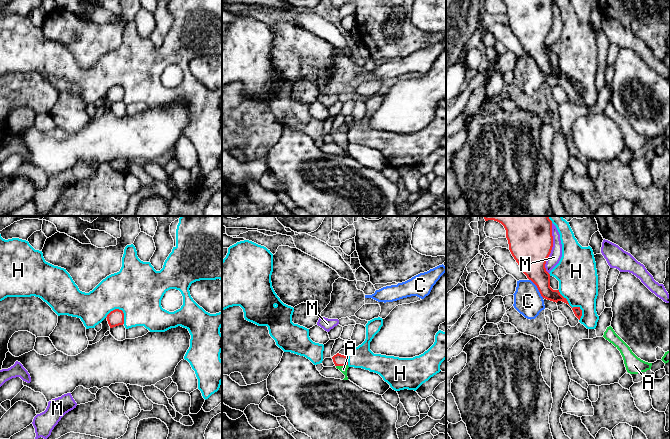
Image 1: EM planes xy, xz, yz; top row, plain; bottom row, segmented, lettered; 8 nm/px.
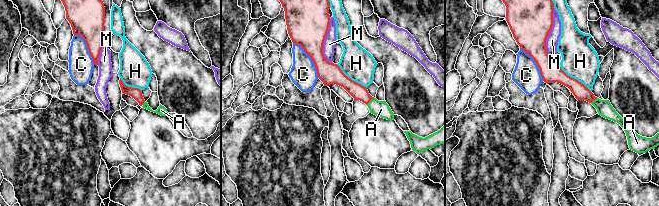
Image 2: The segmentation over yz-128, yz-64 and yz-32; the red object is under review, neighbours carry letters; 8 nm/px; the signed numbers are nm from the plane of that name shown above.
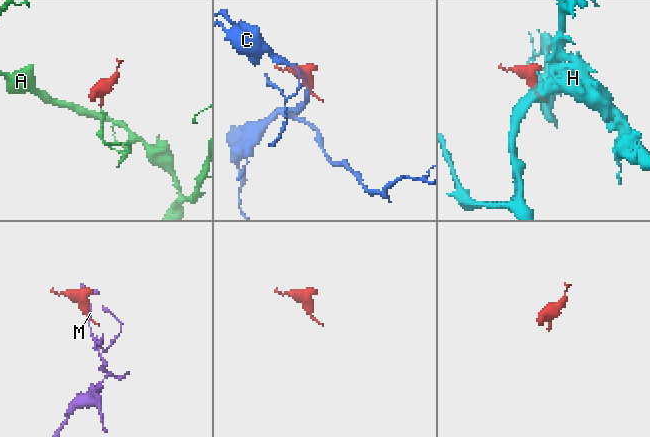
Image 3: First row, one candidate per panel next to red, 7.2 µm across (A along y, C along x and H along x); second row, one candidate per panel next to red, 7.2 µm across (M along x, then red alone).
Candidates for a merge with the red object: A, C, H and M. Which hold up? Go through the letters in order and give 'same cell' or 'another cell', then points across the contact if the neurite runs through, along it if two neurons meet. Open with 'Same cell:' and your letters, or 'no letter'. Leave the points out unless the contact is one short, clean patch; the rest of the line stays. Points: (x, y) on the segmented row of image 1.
Same cell: A
A: same cell; way xz (339, 360), (341, 365), (343, 369)
C: another cell
H: another cell
M: another cell

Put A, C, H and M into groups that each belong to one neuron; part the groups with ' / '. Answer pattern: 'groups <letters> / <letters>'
groups A / C / H / M

